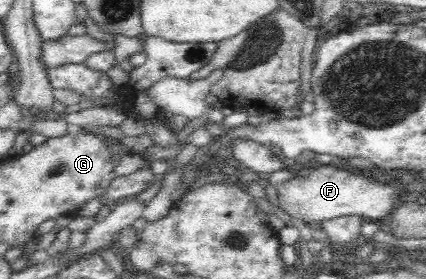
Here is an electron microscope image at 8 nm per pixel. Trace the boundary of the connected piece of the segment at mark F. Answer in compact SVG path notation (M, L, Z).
M331 164L314 166L308 177L291 178L275 184L274 188L277 190L279 208L306 224L320 223L341 215L358 215L366 220L379 219L389 214L393 205L401 201L401 194L395 187L362 177L355 170Z

